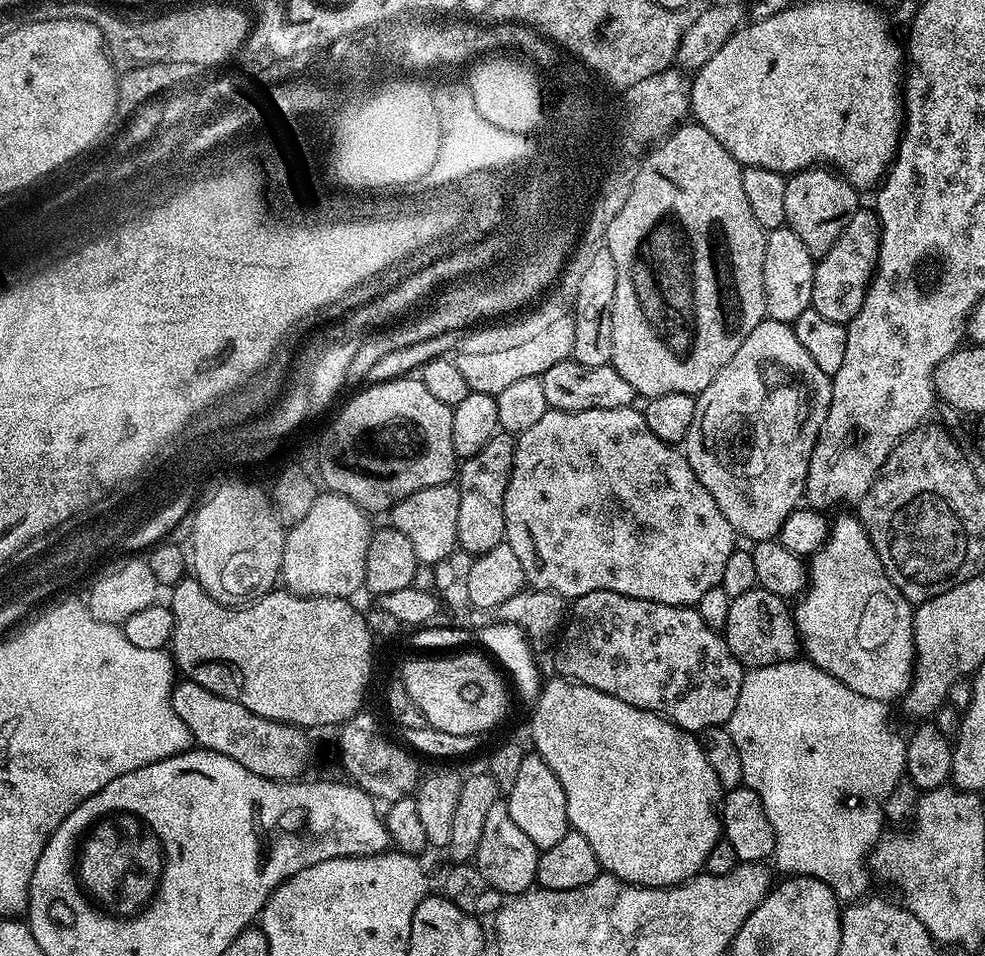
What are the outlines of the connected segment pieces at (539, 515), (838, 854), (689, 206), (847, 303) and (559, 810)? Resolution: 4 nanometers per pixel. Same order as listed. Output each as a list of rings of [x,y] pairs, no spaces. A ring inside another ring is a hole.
[[[635,407],[615,408],[614,410],[582,410],[581,412],[563,412],[557,408],[549,408],[530,430],[516,436],[516,453],[512,459],[512,477],[506,490],[504,499],[504,513],[506,514],[506,542],[514,550],[518,562],[522,562],[525,581],[533,589],[556,592],[563,598],[585,596],[598,590],[626,594],[630,598],[639,600],[653,600],[659,604],[669,604],[679,608],[695,606],[706,594],[706,590],[719,588],[722,570],[726,566],[730,554],[737,551],[738,537],[732,531],[730,522],[726,522],[726,514],[718,510],[714,498],[698,482],[690,462],[679,447],[662,442],[650,426],[646,426],[643,411]]]
[[[804,658],[787,660],[781,664],[771,664],[745,671],[742,690],[738,690],[738,706],[734,706],[734,714],[730,714],[726,725],[730,738],[734,738],[734,746],[738,746],[738,754],[742,757],[742,774],[744,784],[758,798],[762,798],[762,806],[766,810],[766,818],[770,818],[770,826],[774,826],[774,838],[776,839],[776,851],[774,861],[784,874],[793,876],[813,876],[818,882],[826,882],[830,890],[841,902],[855,902],[865,899],[869,891],[868,880],[870,881],[870,857],[876,841],[880,839],[886,828],[884,818],[884,803],[890,798],[894,786],[900,780],[905,779],[906,773],[906,750],[908,749],[905,737],[892,732],[888,725],[889,705],[882,700],[866,698],[866,694],[858,694],[858,690],[850,690],[838,678],[826,674],[818,666]]]
[[[685,122],[672,129],[663,140],[644,153],[635,165],[634,175],[629,173],[625,180],[620,180],[616,188],[612,188],[612,196],[603,196],[592,205],[584,228],[585,235],[600,236],[608,229],[606,246],[614,258],[614,266],[618,270],[614,302],[612,303],[612,367],[630,382],[633,393],[637,397],[651,398],[662,394],[690,394],[699,396],[718,378],[722,366],[738,354],[738,346],[750,338],[755,328],[766,319],[766,294],[762,282],[762,262],[766,258],[766,229],[758,226],[754,213],[746,202],[746,193],[742,190],[742,174],[744,168],[737,160],[706,130],[695,122]]]
[[[875,211],[856,212],[854,218],[844,224],[842,234],[838,234],[838,242],[834,242],[834,246],[830,246],[830,250],[816,260],[811,308],[818,310],[818,314],[830,322],[845,326],[850,323],[868,293],[868,283],[876,270],[879,249],[880,222],[876,219]]]
[[[526,754],[522,758],[522,766],[518,770],[518,778],[513,789],[506,793],[510,818],[526,833],[526,838],[534,842],[541,850],[554,846],[570,830],[566,814],[566,794],[562,790],[562,782],[546,766],[546,762],[535,754]]]

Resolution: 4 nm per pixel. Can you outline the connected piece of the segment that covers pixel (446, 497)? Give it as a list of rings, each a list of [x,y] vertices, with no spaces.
[[[449,482],[430,486],[410,494],[404,500],[399,500],[390,509],[391,527],[406,534],[410,546],[414,546],[417,561],[424,566],[440,566],[443,560],[448,560],[458,548],[458,504],[460,489],[455,483]]]

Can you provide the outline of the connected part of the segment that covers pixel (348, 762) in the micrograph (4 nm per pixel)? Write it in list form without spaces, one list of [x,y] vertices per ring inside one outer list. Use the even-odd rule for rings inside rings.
[[[361,710],[349,720],[339,725],[340,732],[340,760],[349,772],[351,783],[363,792],[372,795],[377,802],[393,802],[403,796],[412,796],[421,779],[420,764],[415,755],[403,743],[395,744],[384,737],[380,724],[368,713]],[[416,760],[418,761],[416,761]]]

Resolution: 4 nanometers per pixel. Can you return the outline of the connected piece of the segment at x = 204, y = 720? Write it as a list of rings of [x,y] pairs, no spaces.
[[[181,679],[172,686],[174,714],[186,722],[193,741],[209,752],[226,754],[234,758],[238,766],[246,766],[254,774],[271,780],[295,781],[296,776],[308,764],[312,748],[308,745],[309,733],[295,724],[283,724],[270,718],[262,718],[237,700],[206,690],[197,680]]]

